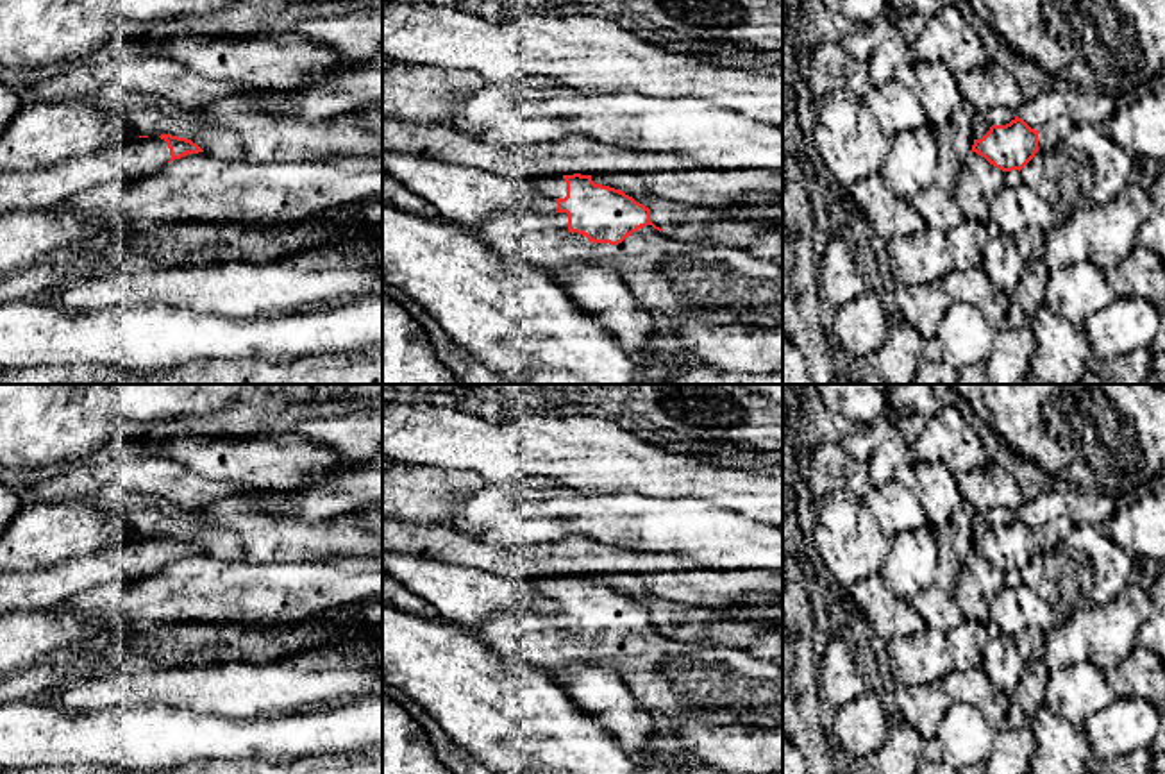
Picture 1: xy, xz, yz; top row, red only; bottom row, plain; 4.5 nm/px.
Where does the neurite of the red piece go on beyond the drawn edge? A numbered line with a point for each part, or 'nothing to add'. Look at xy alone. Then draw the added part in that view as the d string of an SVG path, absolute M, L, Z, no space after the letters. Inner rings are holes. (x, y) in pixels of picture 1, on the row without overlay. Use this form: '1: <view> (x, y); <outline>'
1: xy (45, 588); M159 536L136 538L107 551L70 558L34 572L0 576L0 615L54 610L102 585L138 583L170 561Z

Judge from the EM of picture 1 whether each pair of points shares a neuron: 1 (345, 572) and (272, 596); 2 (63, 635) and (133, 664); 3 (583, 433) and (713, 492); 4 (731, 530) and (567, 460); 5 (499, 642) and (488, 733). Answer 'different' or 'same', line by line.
1: same
2: different
3: same
4: different
5: different

